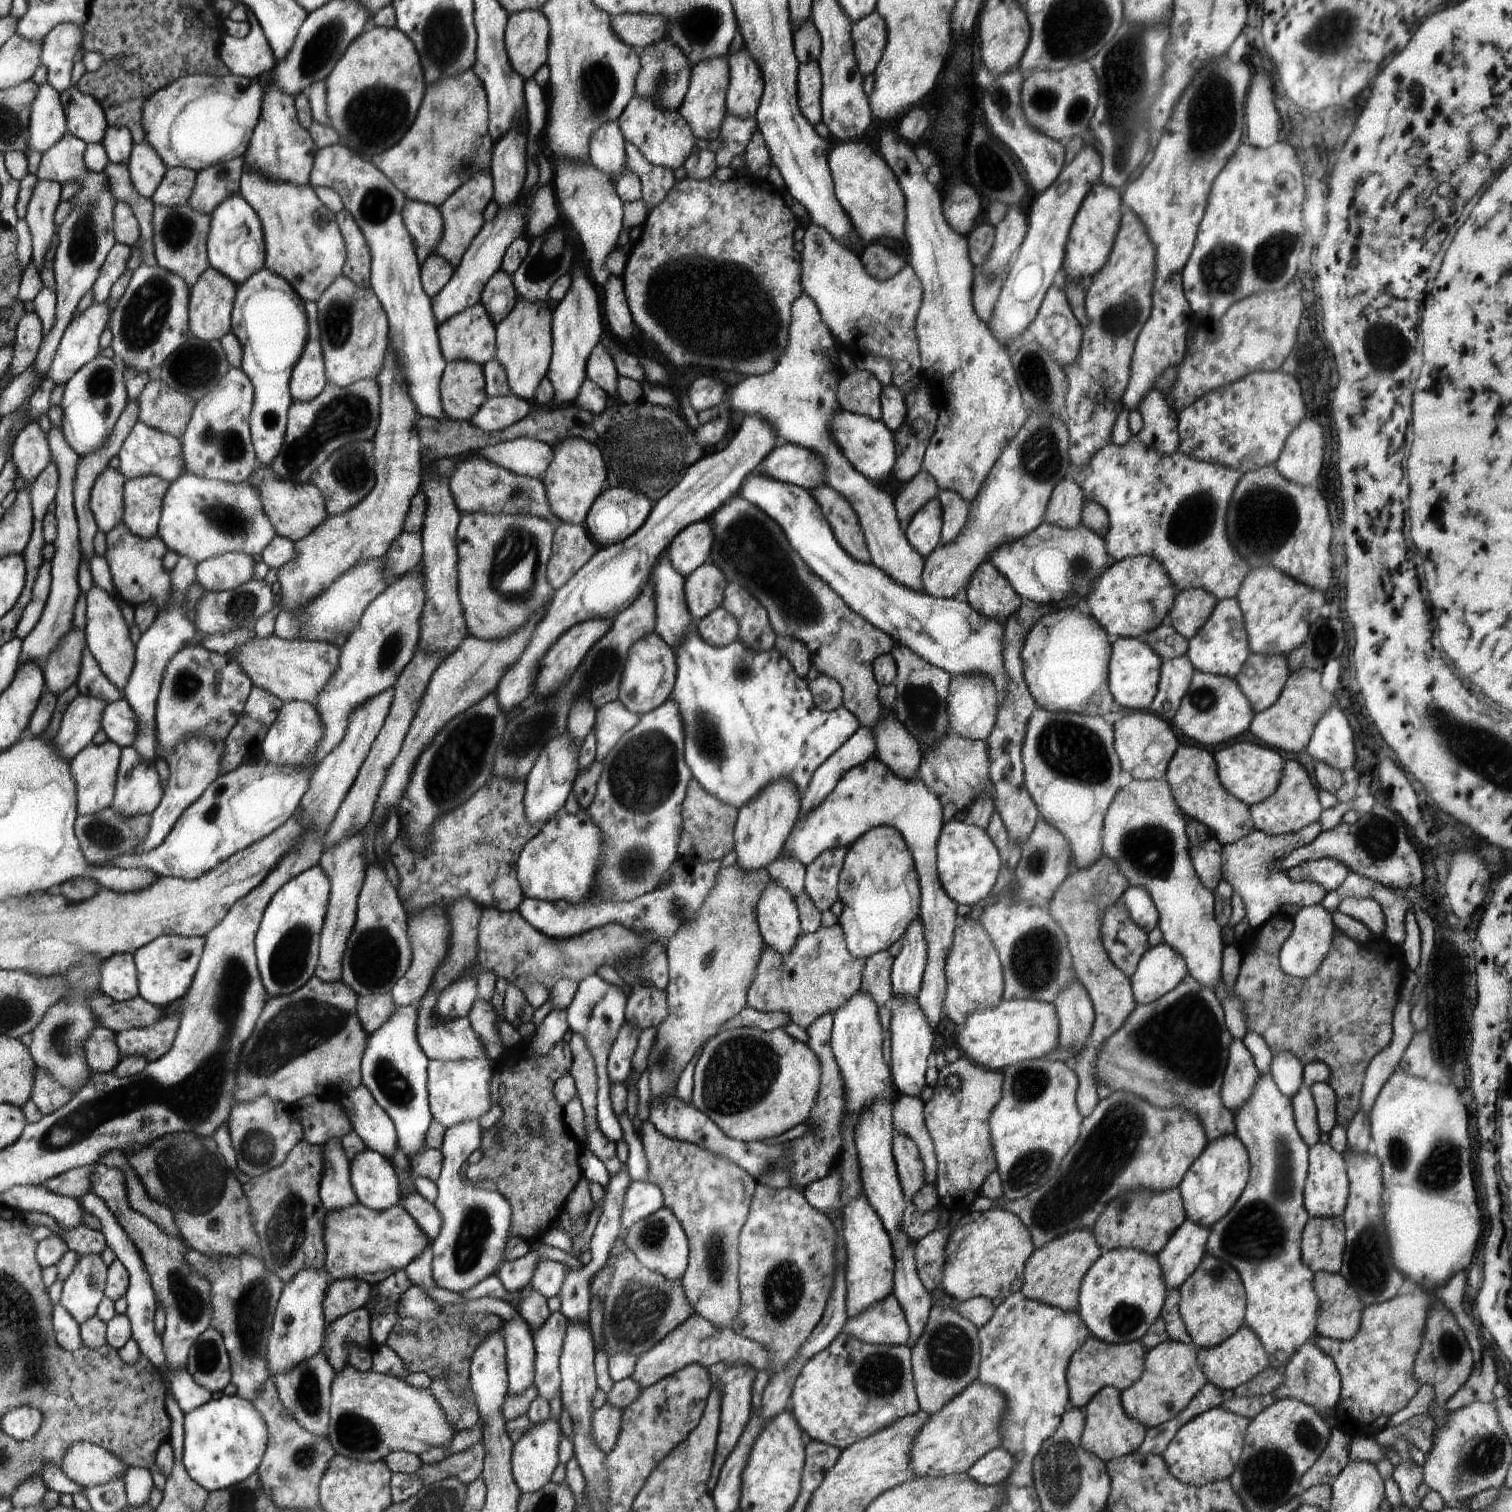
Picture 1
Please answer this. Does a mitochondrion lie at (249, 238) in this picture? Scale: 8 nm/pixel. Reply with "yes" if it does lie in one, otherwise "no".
no

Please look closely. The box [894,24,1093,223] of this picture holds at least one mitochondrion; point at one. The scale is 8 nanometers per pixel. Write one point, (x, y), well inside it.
(1046, 97)

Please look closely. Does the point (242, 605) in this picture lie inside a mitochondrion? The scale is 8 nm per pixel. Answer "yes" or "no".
yes

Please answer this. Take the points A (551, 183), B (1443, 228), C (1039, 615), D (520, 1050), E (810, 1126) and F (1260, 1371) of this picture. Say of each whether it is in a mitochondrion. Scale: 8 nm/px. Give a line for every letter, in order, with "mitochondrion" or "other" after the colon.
A: other
B: other
C: other
D: other
E: other
F: other

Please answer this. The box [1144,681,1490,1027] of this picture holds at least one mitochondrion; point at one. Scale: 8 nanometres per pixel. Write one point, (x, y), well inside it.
(1376, 837)

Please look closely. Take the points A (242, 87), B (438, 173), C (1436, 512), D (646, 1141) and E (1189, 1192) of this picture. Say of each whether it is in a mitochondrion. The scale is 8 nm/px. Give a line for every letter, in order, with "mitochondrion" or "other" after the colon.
A: other
B: other
C: other
D: other
E: other

